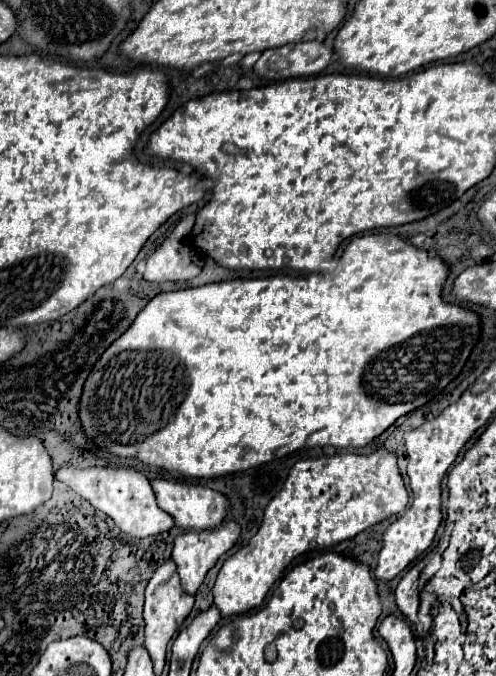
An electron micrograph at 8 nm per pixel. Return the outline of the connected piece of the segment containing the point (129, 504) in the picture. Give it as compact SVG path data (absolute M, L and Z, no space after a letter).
M63 466L61 470L57 470L55 478L65 482L79 496L87 498L97 510L111 516L113 522L129 536L147 538L147 536L169 532L175 526L175 520L165 510L159 508L149 478L133 468L83 468L83 470L77 470L73 466Z

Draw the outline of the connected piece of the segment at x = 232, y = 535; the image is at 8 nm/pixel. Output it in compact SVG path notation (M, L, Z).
M227 522L221 524L215 530L201 530L201 532L189 532L189 534L179 534L175 538L175 548L173 548L173 562L177 564L177 572L181 578L181 586L187 594L195 594L199 590L199 586L203 584L205 574L215 566L215 562L221 558L221 554L229 552L233 548L233 544L237 542L241 534L239 524L235 522Z

